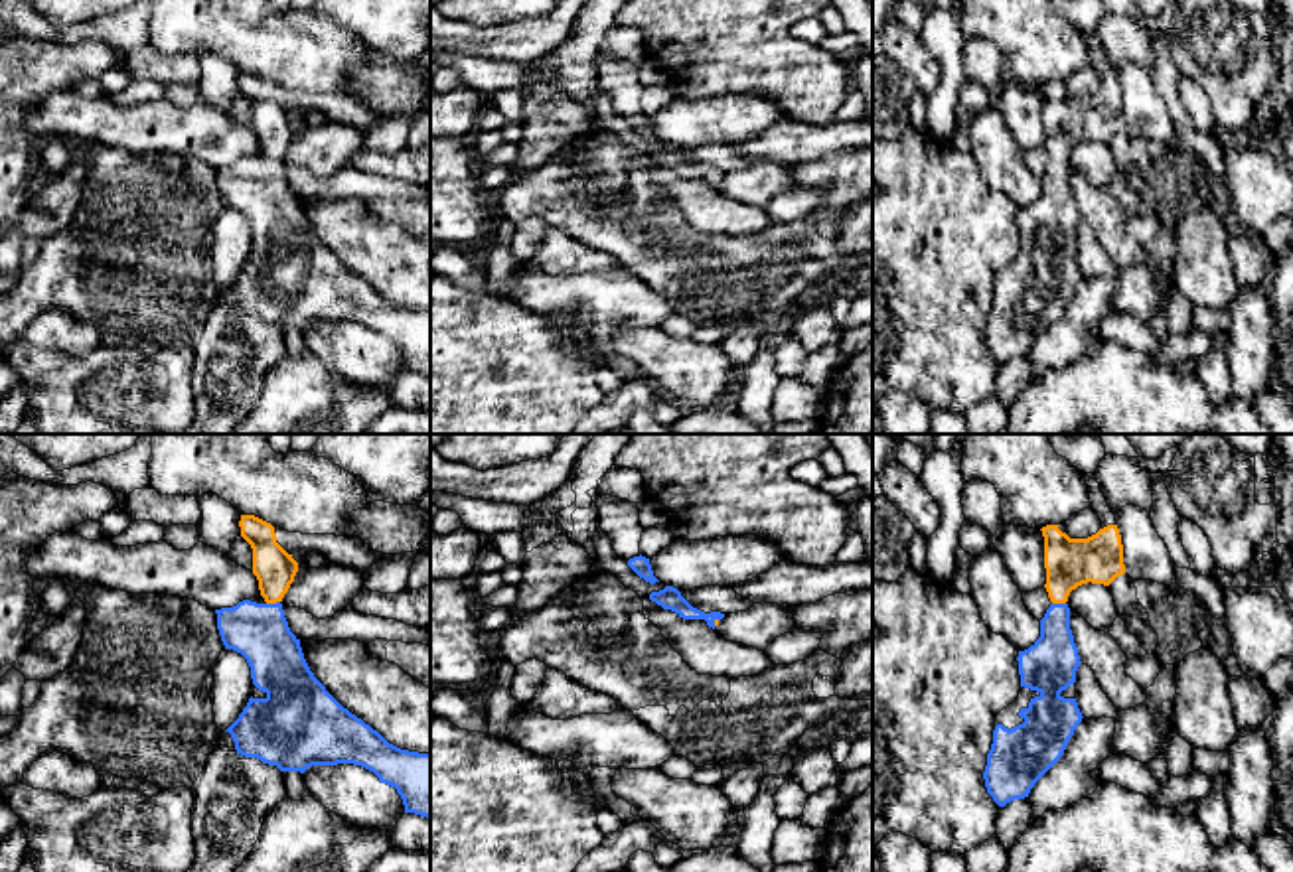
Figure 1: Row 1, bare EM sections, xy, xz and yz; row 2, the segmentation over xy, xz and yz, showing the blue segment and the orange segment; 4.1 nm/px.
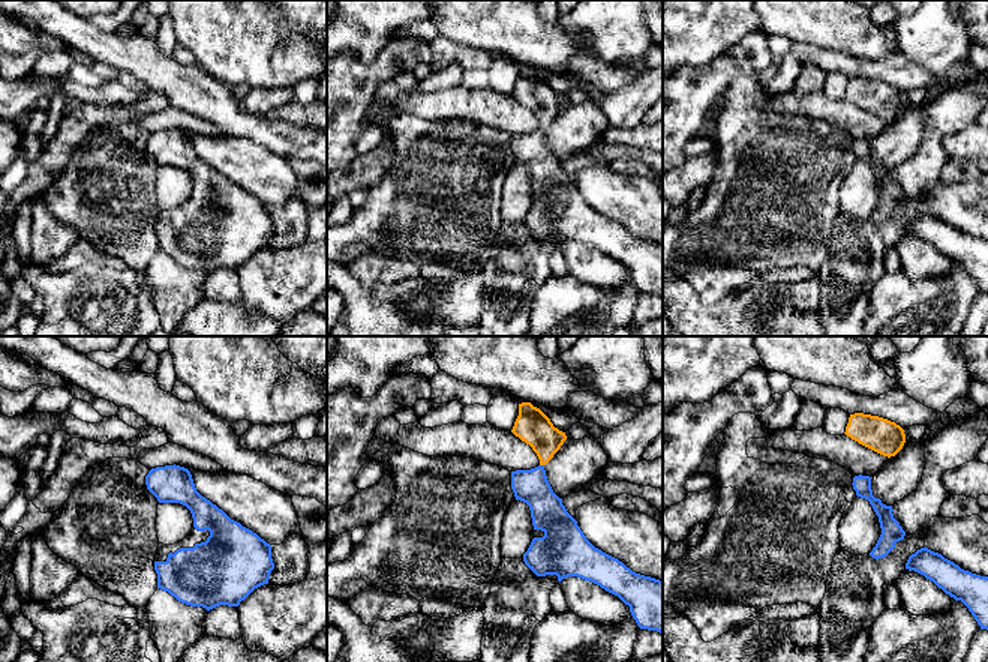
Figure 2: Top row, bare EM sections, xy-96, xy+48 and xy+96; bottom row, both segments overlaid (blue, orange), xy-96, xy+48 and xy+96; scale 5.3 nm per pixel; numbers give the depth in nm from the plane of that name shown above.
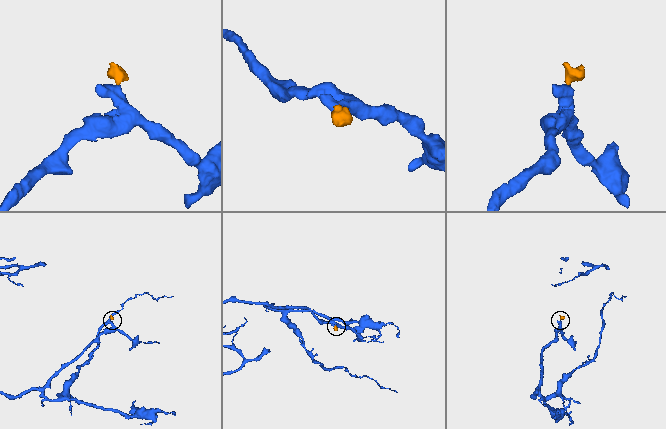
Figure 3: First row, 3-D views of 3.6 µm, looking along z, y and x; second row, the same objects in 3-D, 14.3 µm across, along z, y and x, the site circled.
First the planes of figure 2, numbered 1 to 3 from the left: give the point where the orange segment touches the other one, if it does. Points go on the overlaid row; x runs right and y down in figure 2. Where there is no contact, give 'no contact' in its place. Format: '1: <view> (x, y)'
1: no contact
2: xy+48 (541, 466)
3: no contact

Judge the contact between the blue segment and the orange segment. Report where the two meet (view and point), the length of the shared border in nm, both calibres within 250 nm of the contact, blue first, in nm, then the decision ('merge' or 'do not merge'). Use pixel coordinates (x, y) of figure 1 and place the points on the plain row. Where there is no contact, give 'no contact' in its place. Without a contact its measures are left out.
xy (273, 162) | 60 nm | 240/170 nm | merge

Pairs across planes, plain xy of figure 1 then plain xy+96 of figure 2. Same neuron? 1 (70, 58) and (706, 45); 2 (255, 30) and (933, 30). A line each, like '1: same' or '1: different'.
1: different
2: different

